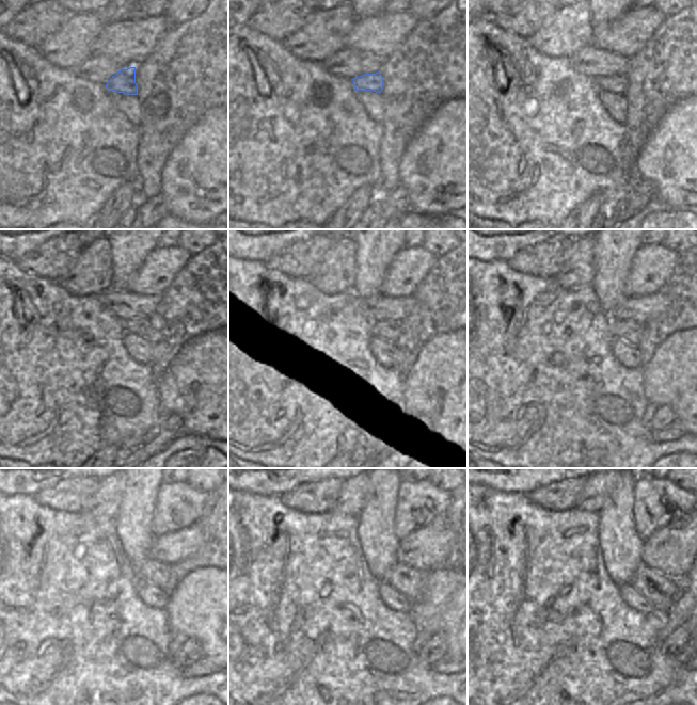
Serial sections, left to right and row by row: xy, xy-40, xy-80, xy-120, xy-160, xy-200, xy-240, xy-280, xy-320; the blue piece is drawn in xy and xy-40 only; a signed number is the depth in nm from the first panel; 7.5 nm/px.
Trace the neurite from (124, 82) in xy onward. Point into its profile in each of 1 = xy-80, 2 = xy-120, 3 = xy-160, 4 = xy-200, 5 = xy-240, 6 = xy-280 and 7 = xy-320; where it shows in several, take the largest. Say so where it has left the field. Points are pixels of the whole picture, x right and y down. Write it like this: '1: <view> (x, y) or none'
1: xy-80 (618, 84)
2: xy-120 (142, 326)
3: xy-160 (387, 330)
4: xy-200 (627, 330)
5: xy-240 (160, 574)
6: xy-280 (411, 582)
7: xy-320 (662, 591)

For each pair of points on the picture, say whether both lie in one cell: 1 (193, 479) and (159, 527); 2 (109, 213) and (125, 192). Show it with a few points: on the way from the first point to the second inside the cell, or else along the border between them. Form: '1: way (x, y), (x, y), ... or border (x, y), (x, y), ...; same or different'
1: border (186, 481), (206, 493); different
2: way (114, 208), (124, 197); same

